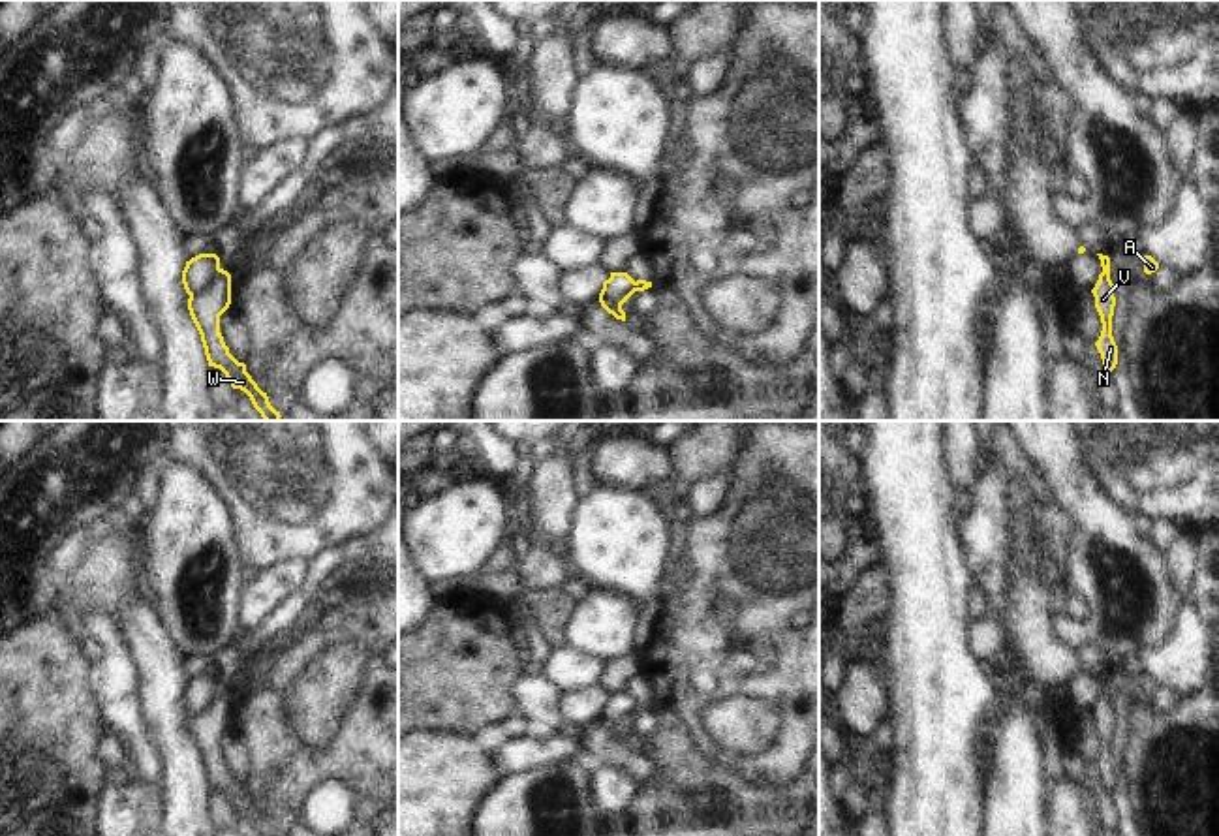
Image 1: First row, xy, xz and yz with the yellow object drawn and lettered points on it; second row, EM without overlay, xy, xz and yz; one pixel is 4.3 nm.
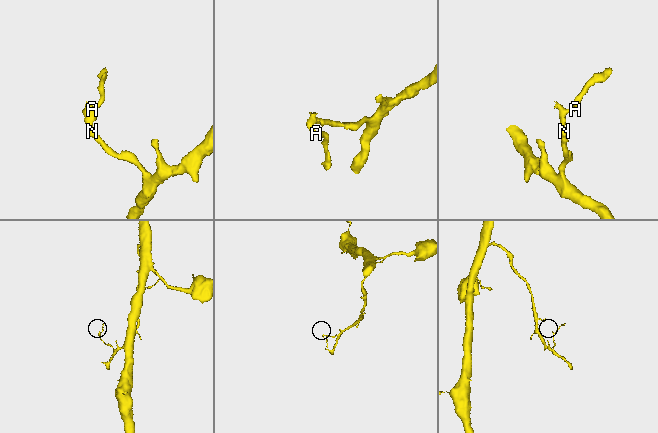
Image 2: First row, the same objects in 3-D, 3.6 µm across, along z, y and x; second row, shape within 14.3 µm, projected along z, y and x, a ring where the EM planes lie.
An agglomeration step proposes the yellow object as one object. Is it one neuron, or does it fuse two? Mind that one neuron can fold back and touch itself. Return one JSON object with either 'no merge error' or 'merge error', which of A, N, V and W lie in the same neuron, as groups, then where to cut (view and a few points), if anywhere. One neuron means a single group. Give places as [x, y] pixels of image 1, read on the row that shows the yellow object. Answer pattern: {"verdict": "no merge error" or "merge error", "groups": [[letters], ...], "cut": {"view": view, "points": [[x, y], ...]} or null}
{"verdict": "merge error", "groups": [["A"], ["N", "V", "W"]], "cut": {"view": "xy", "points": [[218, 267], [213, 278], [190, 297]]}}

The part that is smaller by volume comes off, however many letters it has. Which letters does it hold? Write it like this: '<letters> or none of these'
A.

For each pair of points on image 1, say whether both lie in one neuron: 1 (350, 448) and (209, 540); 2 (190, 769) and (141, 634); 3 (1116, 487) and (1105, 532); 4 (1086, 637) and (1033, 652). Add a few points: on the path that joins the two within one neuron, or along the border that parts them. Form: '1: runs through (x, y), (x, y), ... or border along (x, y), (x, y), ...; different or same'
1: border along (211, 485), (230, 515), (231, 536), (245, 564); different
2: runs through (169, 735), (160, 705), (158, 667); same
3: border along (1088, 464), (1097, 485), (1133, 519); different
4: border along (1060, 617), (1054, 634), (1075, 650); different

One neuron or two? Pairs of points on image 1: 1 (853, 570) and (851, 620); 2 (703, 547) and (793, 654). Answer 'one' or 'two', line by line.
1: two
2: one

